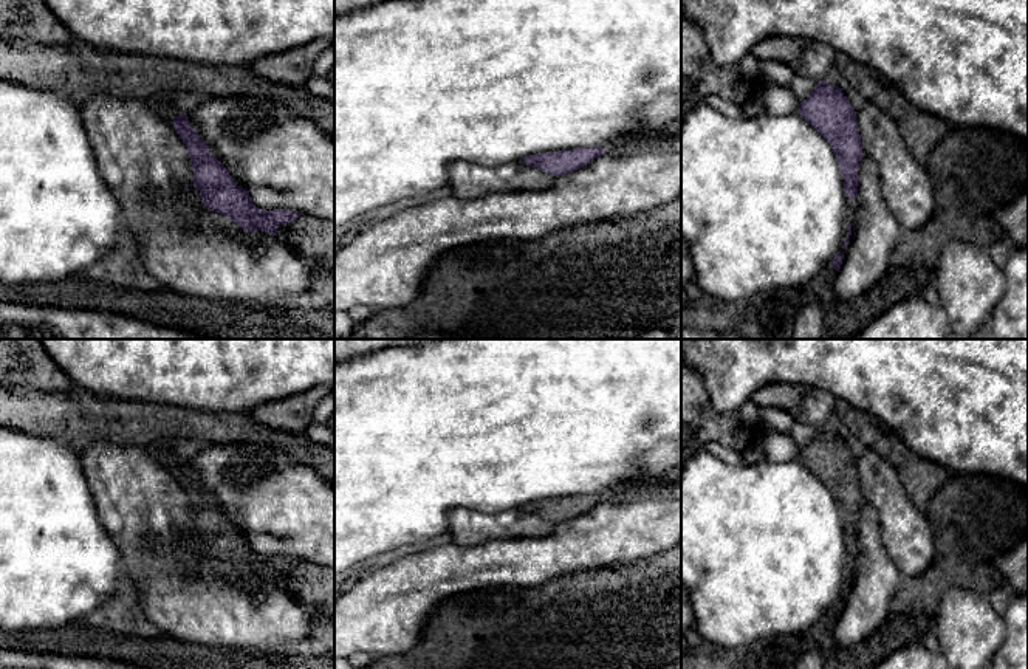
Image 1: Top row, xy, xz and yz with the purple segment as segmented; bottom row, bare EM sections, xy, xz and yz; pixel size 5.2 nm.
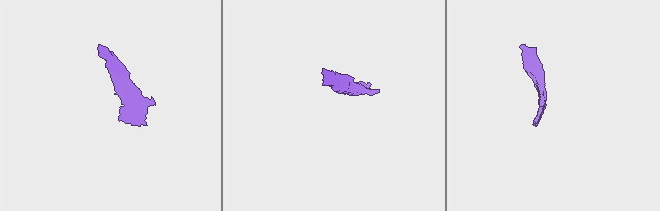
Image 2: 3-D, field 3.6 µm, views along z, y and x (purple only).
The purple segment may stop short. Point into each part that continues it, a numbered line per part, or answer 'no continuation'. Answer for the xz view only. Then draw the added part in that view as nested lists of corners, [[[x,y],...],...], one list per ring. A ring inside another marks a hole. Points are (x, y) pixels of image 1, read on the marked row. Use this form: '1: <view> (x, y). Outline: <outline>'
no continuation

